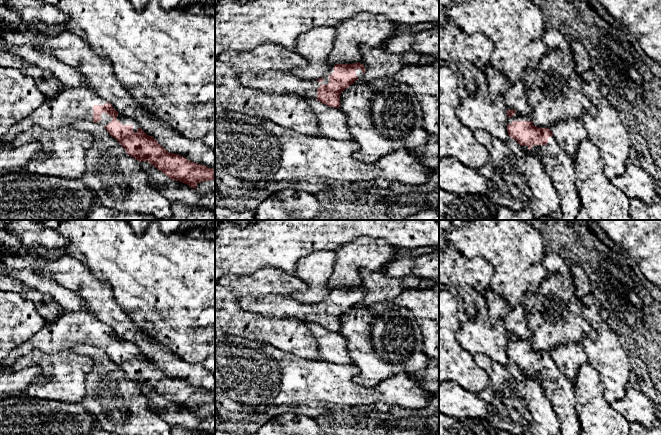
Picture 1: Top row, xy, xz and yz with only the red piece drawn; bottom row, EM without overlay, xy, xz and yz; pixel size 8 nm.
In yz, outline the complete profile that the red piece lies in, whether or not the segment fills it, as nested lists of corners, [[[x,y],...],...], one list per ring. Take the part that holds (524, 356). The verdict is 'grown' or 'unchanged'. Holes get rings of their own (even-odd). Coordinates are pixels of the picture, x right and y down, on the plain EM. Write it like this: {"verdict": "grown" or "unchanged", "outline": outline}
{"verdict": "grown", "outline": [[[507,334],[507,355],[509,361],[516,364],[527,376],[538,378],[544,372],[552,381],[561,376],[550,353],[534,350],[531,341],[518,338],[515,334]]]}

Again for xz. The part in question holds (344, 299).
{"verdict": "grown", "outline": [[[361,287],[330,290],[324,302],[309,305],[295,297],[268,295],[263,298],[239,296],[239,306],[265,317],[297,318],[305,323],[318,324],[334,332],[340,331],[340,318],[362,302],[365,291]]]}

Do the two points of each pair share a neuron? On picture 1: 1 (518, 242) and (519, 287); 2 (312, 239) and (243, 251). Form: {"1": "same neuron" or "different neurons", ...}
{"1": "same neuron", "2": "same neuron"}

